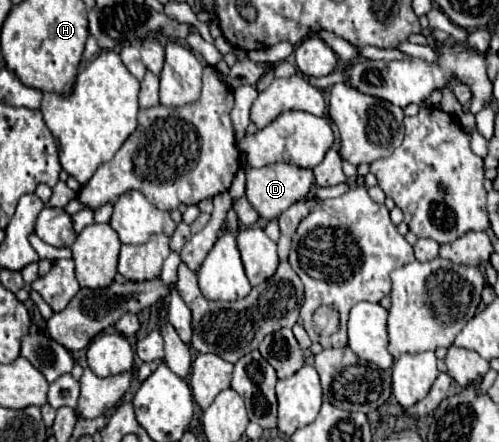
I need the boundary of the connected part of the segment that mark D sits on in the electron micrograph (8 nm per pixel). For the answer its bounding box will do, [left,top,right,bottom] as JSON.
[246,163,314,221]

